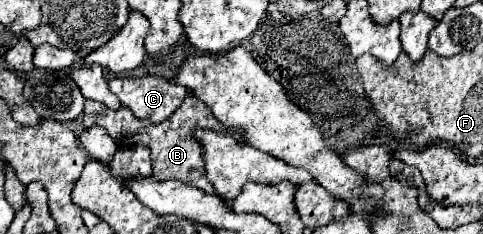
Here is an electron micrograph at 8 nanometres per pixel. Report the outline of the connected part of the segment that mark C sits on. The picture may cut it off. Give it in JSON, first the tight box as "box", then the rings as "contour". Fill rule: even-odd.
{"box":[110,76,188,124],"contour":[[[156,76],[114,78],[110,80],[110,90],[136,118],[150,120],[152,124],[160,124],[172,116],[188,94],[184,86]]]}

